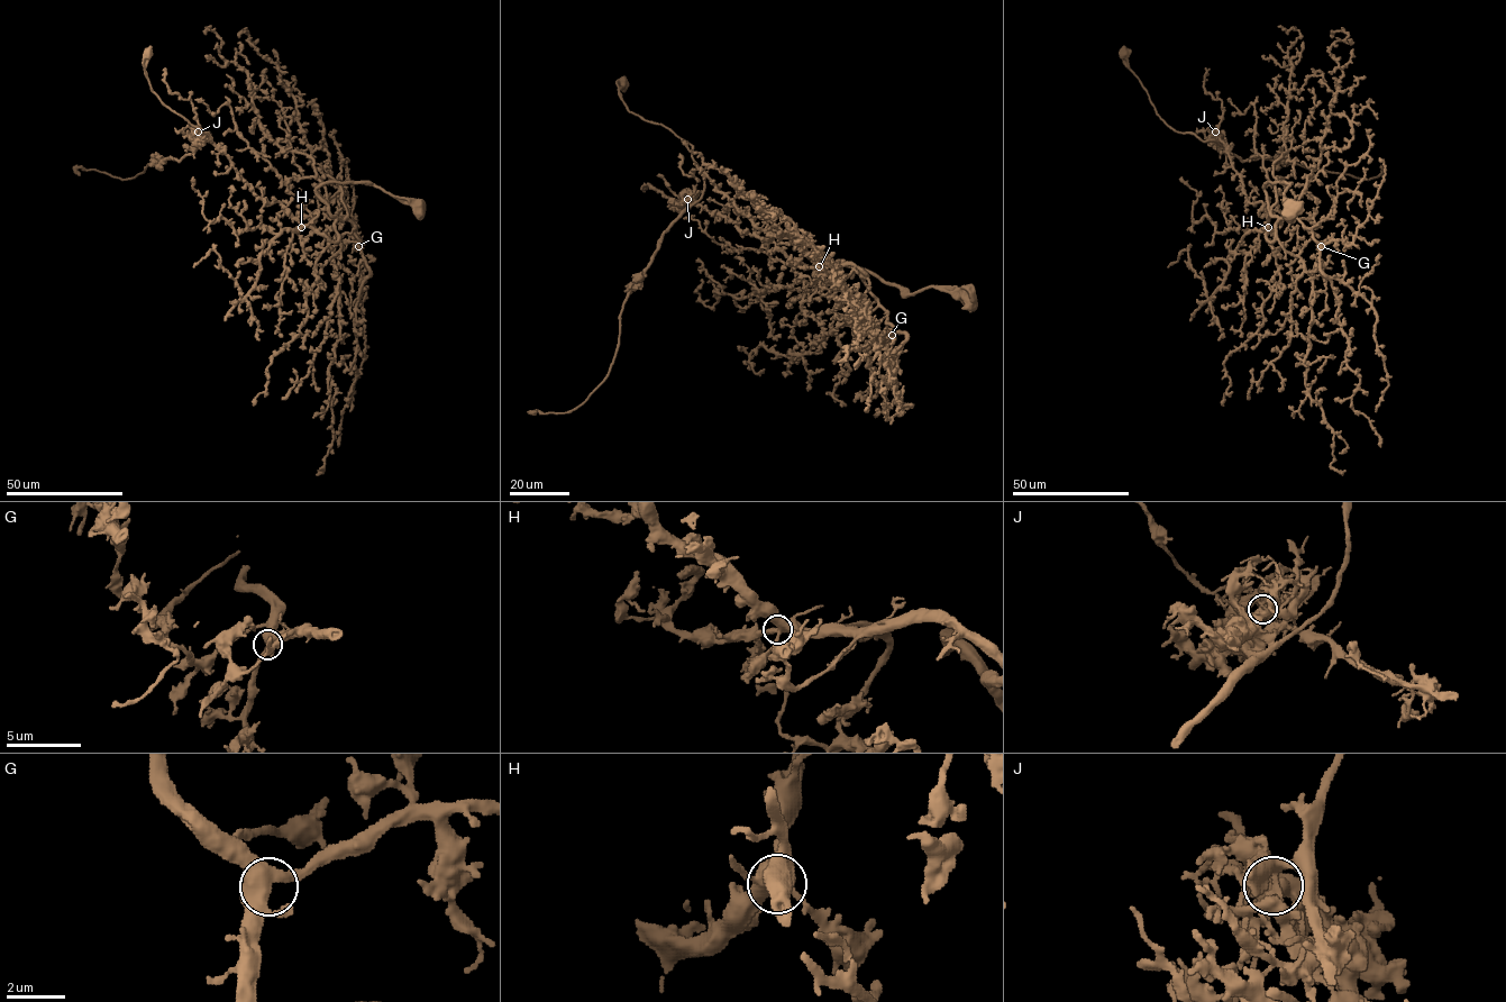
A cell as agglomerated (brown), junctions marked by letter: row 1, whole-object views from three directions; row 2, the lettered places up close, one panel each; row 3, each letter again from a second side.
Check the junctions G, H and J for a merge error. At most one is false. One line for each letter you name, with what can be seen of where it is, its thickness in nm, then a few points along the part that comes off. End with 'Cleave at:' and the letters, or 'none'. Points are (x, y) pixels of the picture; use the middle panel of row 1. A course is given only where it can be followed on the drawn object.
J: place (687, 199); calibre 240 nm; course (687, 199), (624, 302), (615, 355), (604, 381), (567, 412), (536, 411)
Cleave at: J

